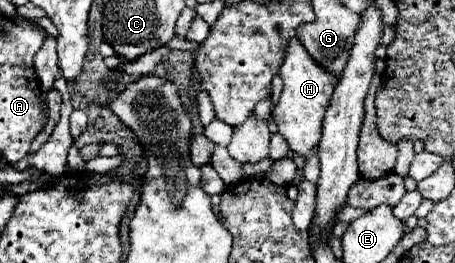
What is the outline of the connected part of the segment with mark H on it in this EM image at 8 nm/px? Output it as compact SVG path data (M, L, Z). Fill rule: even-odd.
M291 38L287 44L285 58L279 68L279 76L283 78L283 92L273 108L271 120L277 124L277 132L287 140L289 148L307 158L311 148L319 144L323 114L329 106L337 78L327 74L323 68L319 68L297 38Z

